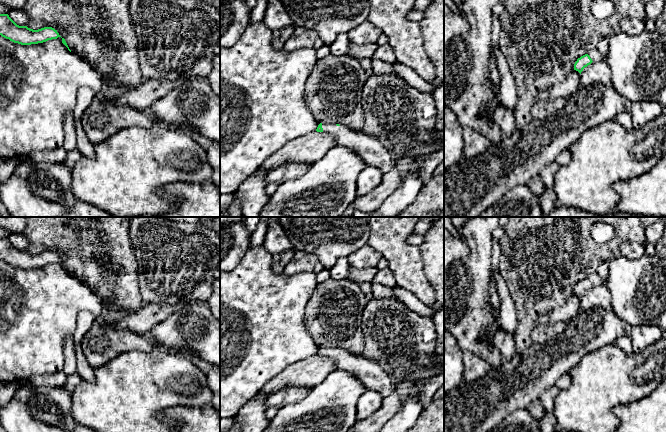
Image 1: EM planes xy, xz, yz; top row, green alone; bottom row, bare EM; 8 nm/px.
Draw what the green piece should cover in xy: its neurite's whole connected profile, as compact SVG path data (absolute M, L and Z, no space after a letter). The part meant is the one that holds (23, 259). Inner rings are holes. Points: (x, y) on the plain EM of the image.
M0 238L0 259L21 269L38 268L61 261L52 251L33 254L27 250L19 250L8 238Z

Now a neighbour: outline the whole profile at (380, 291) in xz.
M373 283L369 284L373 297L377 300L393 299L397 300L393 284Z

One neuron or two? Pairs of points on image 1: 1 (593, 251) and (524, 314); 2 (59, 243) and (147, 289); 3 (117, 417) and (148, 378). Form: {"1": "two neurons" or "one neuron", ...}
{"1": "one neuron", "2": "two neurons", "3": "one neuron"}

